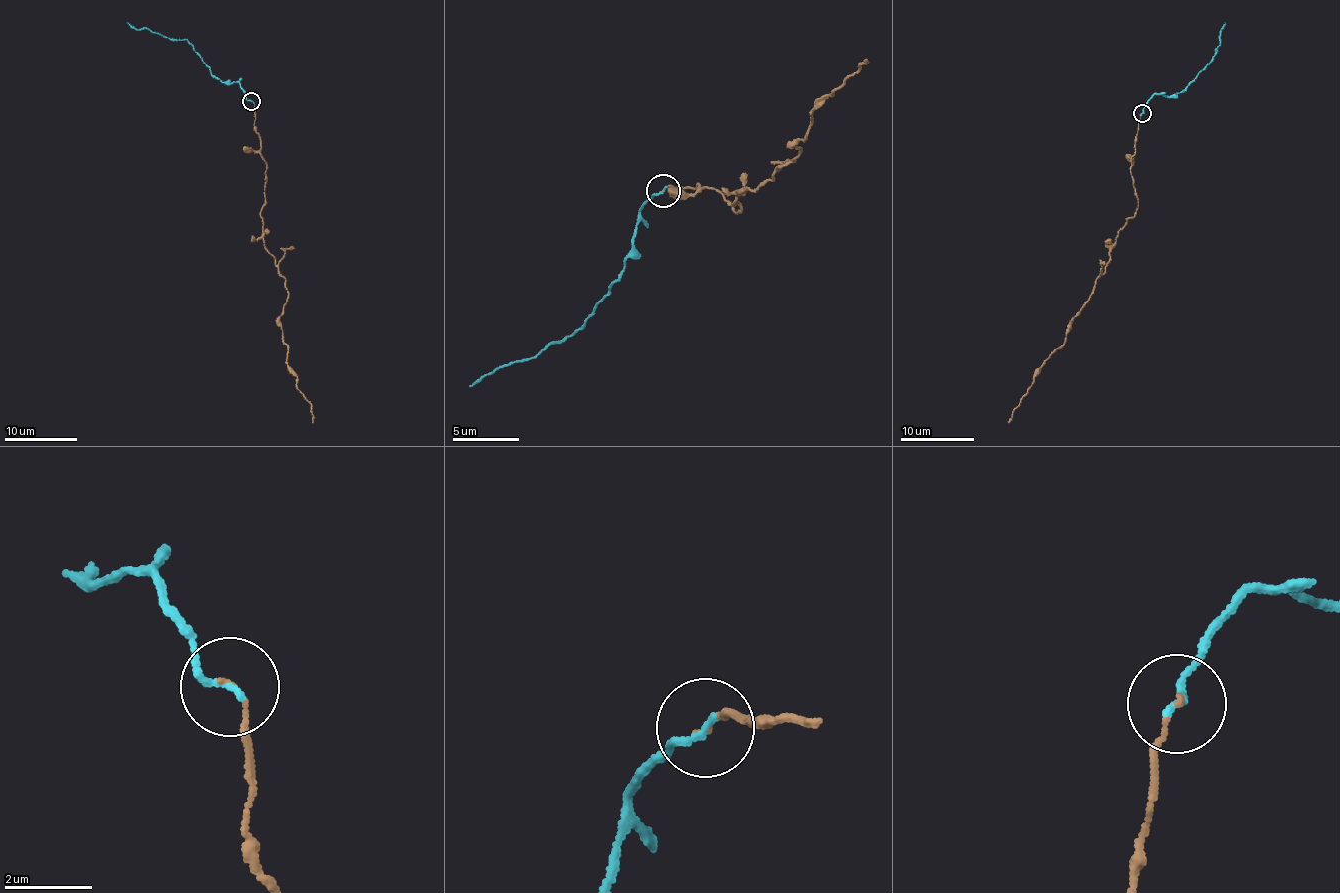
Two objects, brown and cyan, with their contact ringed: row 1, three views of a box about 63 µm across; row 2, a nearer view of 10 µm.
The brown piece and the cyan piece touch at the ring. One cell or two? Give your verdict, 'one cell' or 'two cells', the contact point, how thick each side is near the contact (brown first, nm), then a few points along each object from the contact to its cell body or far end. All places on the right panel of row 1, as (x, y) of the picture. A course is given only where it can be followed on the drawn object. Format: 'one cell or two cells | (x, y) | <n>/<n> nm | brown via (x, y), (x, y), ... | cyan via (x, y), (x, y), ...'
two cells | (1142, 113) | 90/170 nm | brown via (1143, 113), (1130, 169), (1137, 209), (1122, 226), (1105, 269), (1070, 322), (1065, 341), (1036, 371), (1007, 422) | cyan via (1143, 113), (1154, 95), (1165, 97), (1185, 91), (1211, 62), (1224, 22)

